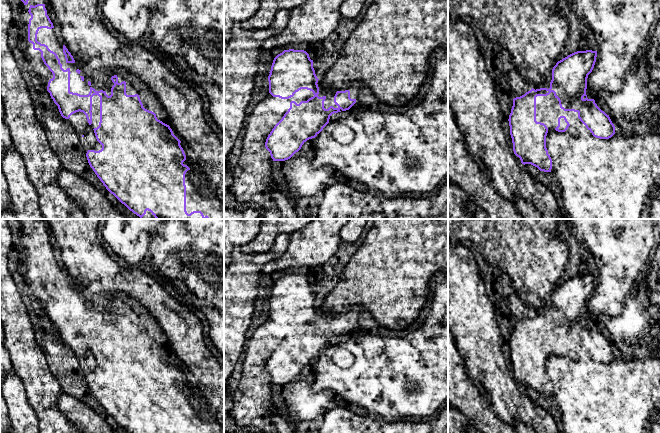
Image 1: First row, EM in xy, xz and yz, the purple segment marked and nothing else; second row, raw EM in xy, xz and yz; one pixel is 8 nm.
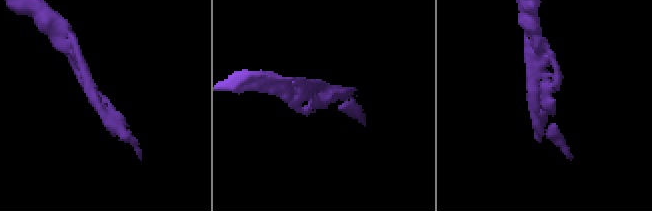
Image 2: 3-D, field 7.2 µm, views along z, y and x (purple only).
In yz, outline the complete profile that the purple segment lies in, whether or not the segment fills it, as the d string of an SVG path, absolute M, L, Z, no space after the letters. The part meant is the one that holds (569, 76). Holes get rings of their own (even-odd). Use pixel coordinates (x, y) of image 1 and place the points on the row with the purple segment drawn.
M592 50L568 55L553 67L549 89L532 88L513 99L508 121L513 151L522 164L531 164L544 172L551 172L552 169L552 159L546 148L548 128L536 121L537 96L553 92L560 108L577 112L580 121L596 138L609 139L615 134L609 115L586 95L587 78L594 68L596 57L597 51Z

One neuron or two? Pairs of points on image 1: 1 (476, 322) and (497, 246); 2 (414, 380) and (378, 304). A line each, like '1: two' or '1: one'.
1: two
2: two

